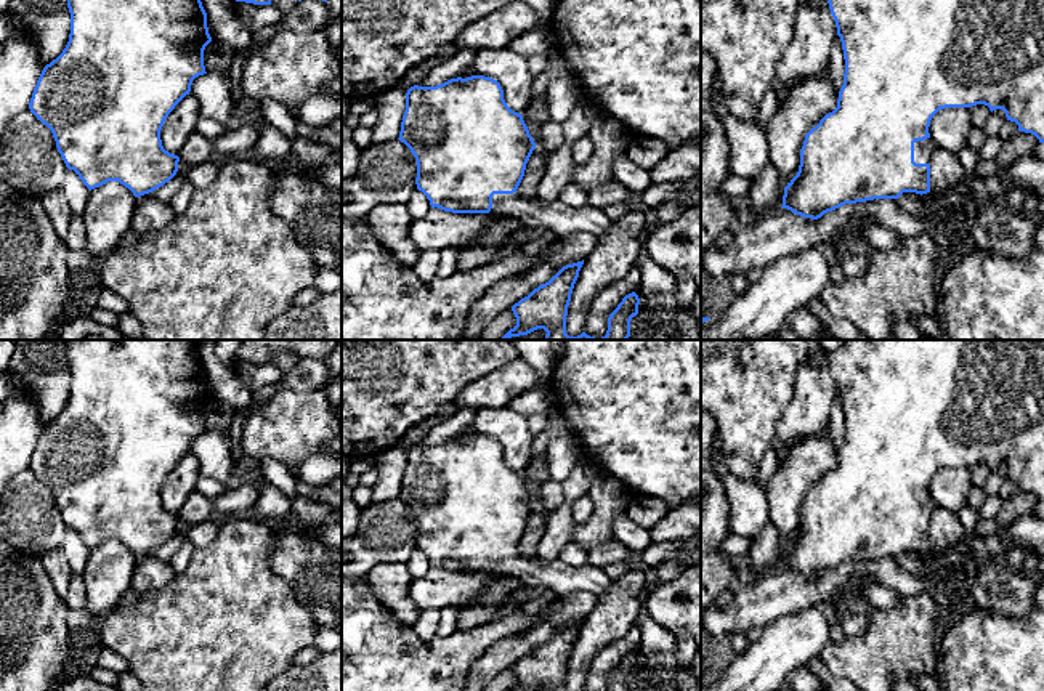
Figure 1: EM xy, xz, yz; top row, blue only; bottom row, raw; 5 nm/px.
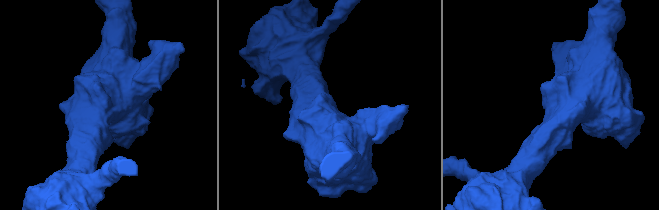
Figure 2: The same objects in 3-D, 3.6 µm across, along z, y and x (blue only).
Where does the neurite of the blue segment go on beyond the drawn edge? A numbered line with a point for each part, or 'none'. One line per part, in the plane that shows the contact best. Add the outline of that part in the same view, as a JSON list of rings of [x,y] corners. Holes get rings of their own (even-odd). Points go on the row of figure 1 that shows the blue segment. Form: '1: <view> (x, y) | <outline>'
1: yz (922, 149) | [[[927,138],[924,141],[914,143],[914,162],[916,164],[930,164],[932,152],[935,149],[935,143]]]

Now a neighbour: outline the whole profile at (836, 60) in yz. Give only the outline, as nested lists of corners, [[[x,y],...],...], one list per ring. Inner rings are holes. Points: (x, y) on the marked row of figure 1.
[[[839,35],[834,37],[834,43],[831,48],[829,69],[831,69],[829,72],[831,80],[837,88],[837,91],[840,91],[844,85],[845,59],[844,59],[844,50],[842,50],[842,42]]]

